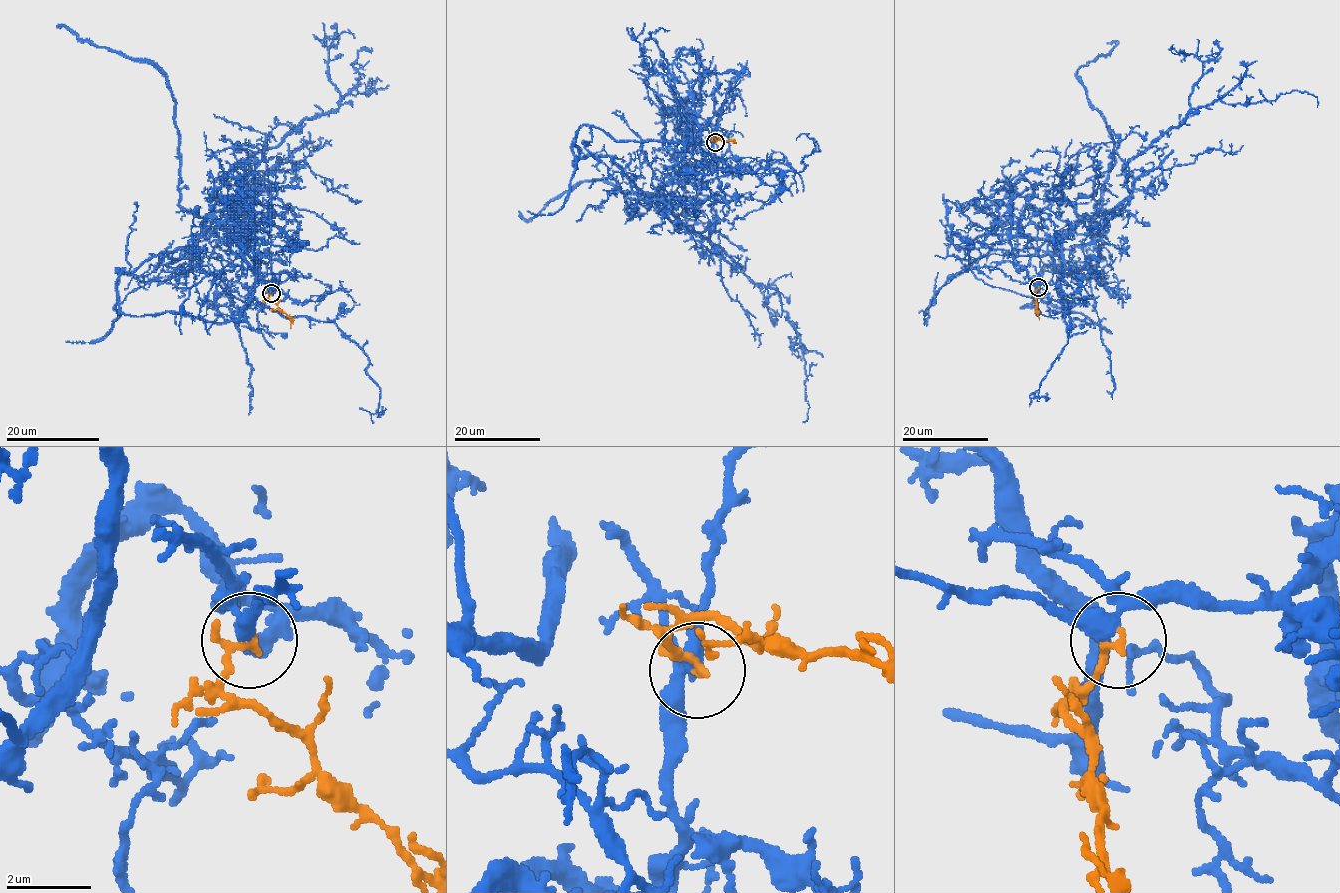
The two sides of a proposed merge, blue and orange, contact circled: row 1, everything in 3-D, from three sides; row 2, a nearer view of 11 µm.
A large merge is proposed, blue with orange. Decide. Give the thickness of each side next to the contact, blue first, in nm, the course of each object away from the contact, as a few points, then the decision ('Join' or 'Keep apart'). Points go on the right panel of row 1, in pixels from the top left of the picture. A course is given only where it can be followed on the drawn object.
Thickness 280 nm (blue) against 150 nm. Course of blue: (1038, 287), (1064, 270), (1062, 240), (1129, 195), (1127, 164), (1193, 109), (1297, 90), (1317, 107). Course of orange: (1038, 287), (1033, 295), (1039, 319). Join

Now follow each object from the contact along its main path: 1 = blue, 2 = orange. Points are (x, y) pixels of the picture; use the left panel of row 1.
1: (270, 293), (256, 254), (208, 216), (248, 192), (249, 158), (371, 89), (371, 78), (368, 96)
2: (270, 293), (268, 299), (290, 320), (290, 328)

